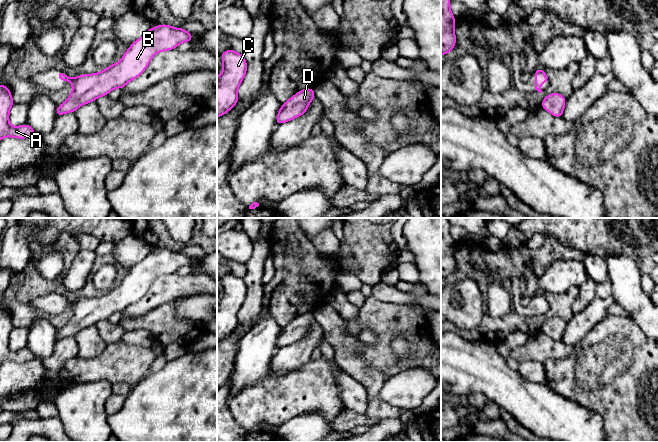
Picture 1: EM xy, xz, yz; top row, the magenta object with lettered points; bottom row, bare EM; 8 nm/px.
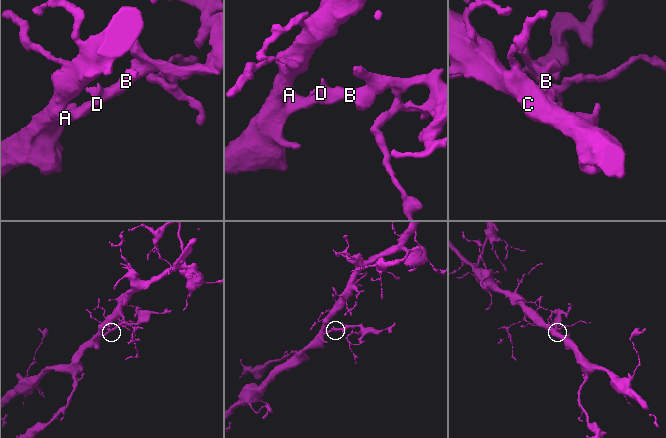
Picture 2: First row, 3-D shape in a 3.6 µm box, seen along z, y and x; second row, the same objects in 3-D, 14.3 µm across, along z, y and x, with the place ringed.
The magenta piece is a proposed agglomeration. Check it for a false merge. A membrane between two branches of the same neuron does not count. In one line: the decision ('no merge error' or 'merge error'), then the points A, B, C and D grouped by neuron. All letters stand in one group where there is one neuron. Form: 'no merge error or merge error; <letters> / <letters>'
no merge error; A B C D

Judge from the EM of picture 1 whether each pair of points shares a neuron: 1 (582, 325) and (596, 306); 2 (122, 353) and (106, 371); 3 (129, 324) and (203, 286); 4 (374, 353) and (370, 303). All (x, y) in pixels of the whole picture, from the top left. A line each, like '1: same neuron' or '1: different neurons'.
1: same neuron
2: same neuron
3: different neurons
4: same neuron

